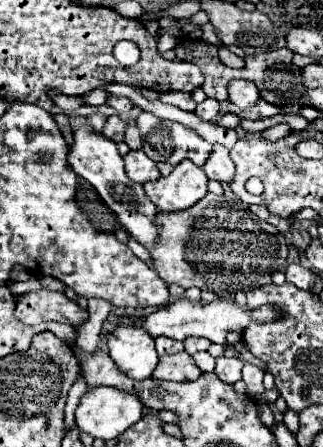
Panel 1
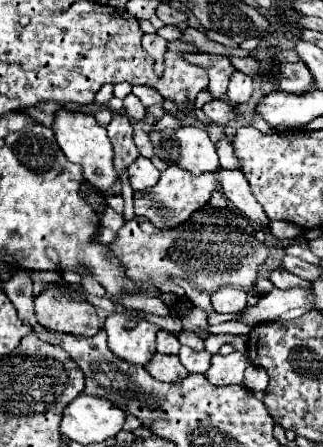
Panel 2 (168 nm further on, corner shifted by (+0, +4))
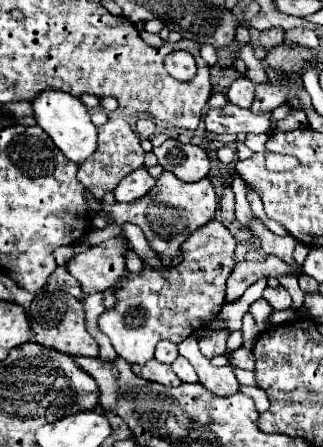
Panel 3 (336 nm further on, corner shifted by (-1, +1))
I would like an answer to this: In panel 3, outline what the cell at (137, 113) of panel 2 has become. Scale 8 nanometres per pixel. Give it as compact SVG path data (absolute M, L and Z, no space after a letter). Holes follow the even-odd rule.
M138 118L138 120L136 120L136 132L140 134L140 138L150 138L150 136L154 134L154 130L156 130L154 122L144 120L144 118Z

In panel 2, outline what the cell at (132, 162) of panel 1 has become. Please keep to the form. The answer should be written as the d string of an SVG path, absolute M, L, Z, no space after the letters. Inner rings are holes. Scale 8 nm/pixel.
M139 157L137 163L131 163L129 169L129 183L131 183L131 189L137 193L137 191L145 191L149 187L153 187L157 181L159 181L159 171L155 169L155 165L145 159L145 157Z

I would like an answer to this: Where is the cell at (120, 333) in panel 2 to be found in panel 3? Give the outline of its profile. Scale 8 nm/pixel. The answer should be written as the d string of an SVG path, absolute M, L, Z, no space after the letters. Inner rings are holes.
M214 218L200 226L190 240L186 240L184 260L176 268L156 272L146 266L142 274L128 274L118 284L116 308L106 310L98 318L100 330L112 340L116 354L130 364L142 366L154 358L154 348L160 340L166 338L174 344L180 344L202 324L210 322L224 304L226 278L236 266L234 250L236 238L230 234L224 222Z

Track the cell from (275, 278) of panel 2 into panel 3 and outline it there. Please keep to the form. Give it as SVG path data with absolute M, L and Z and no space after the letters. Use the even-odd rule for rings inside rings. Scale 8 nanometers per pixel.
M266 286L266 290L264 290L262 298L264 298L264 300L268 300L268 302L270 302L270 306L272 306L272 308L276 308L276 310L284 310L284 308L290 308L290 306L292 306L292 298L290 298L288 290L286 290L286 288L282 288L282 286L276 286L276 288Z

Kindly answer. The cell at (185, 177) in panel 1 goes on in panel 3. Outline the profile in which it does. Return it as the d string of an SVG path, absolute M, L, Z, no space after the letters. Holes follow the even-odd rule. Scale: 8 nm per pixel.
M164 172L158 180L156 186L140 200L128 202L128 204L114 204L114 206L102 206L102 212L110 214L116 224L122 222L132 222L138 224L150 244L152 250L156 250L162 256L178 256L180 246L184 240L198 228L204 226L208 220L214 218L216 204L218 204L218 194L214 190L214 184L208 178L202 178L198 182L182 182L174 174Z

